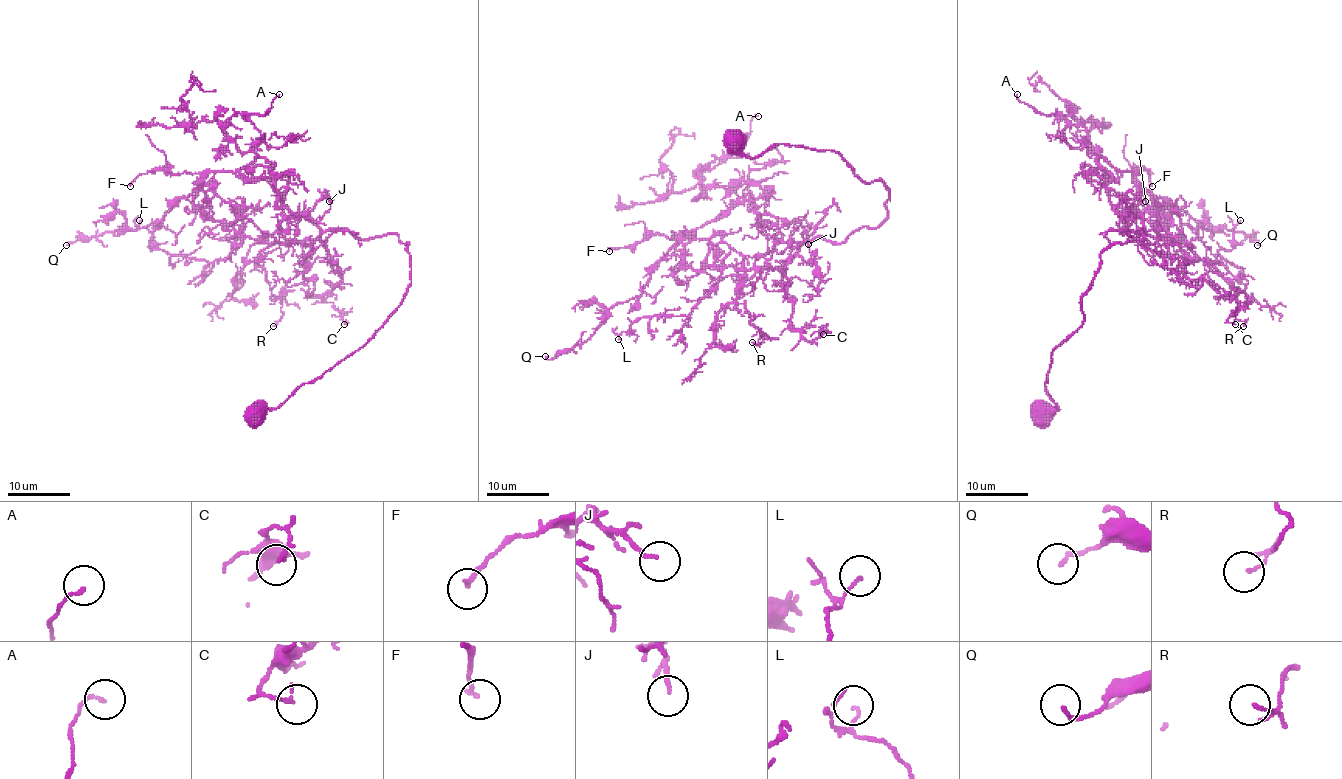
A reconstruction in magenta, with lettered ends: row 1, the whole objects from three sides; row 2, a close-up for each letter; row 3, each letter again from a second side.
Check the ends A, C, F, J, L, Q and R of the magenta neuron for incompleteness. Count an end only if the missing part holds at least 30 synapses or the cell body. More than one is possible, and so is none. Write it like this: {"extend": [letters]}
{"extend": []}

